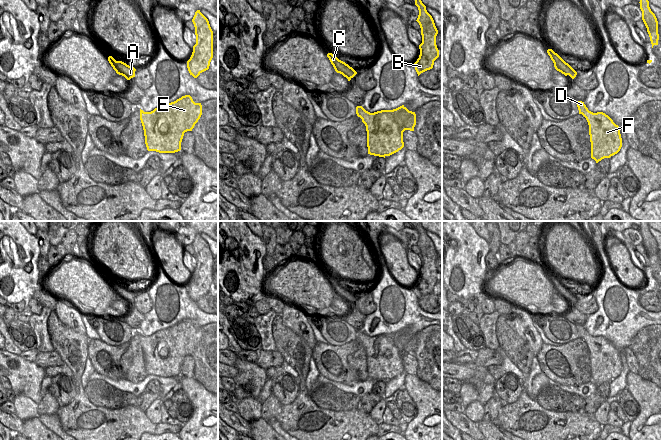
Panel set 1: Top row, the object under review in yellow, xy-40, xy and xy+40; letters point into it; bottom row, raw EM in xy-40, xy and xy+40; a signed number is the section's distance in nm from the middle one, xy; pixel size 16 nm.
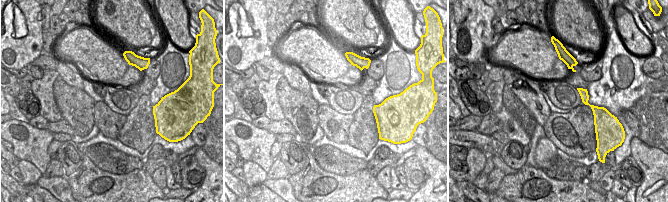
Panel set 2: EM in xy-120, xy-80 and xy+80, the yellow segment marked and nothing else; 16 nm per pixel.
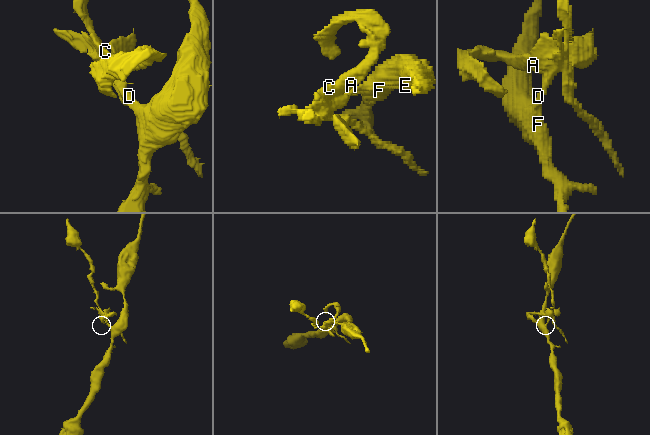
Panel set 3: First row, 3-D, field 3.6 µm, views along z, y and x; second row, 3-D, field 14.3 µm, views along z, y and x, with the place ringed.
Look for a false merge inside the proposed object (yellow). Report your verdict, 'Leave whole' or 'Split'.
Split.

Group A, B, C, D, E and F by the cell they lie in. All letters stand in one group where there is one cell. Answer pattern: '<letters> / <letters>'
A C D / B E F

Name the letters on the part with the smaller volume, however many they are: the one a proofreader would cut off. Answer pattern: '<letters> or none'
A, C, D

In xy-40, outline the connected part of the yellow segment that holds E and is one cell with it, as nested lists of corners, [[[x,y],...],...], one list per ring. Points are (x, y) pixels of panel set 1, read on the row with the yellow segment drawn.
[[[190,95],[159,106],[151,112],[140,109],[147,150],[159,153],[180,151],[184,133],[192,131],[201,115],[201,103],[195,103]]]

